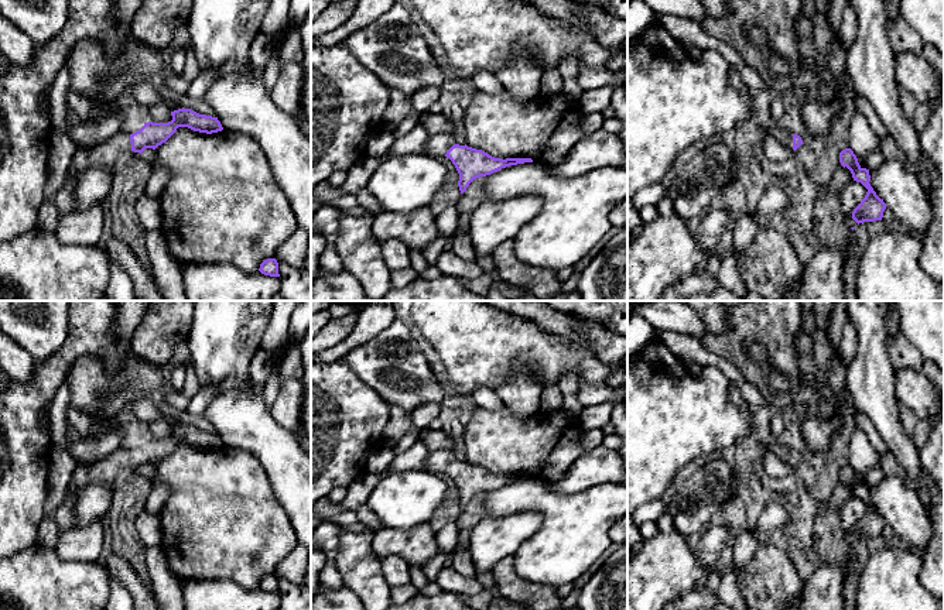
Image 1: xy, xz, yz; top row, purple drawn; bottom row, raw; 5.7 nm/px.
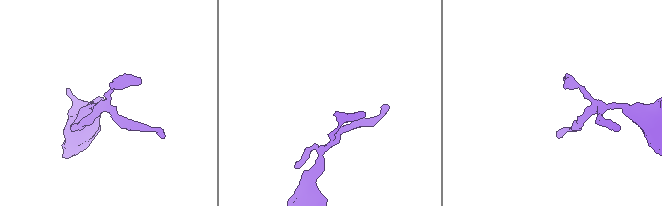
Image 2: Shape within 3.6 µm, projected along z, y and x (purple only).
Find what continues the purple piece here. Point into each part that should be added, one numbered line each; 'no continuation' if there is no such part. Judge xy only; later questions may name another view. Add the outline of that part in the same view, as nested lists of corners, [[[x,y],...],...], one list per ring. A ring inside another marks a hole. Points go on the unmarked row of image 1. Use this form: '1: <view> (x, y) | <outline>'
1: xy (103, 472) | [[[122,446],[93,465],[78,466],[72,474],[64,503],[51,515],[44,517],[40,524],[37,544],[54,548],[59,534],[75,527],[76,494],[83,486],[99,483],[113,487],[116,477],[127,467],[131,467],[130,450]]]

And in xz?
1: xz (437, 461) | [[[449,449],[430,450],[424,469],[428,472],[441,473],[445,472],[454,460],[454,452]]]

